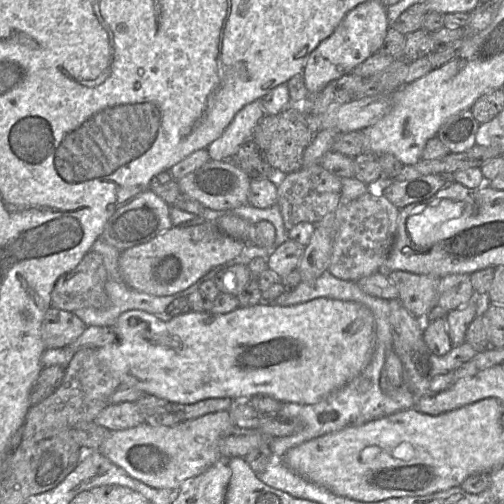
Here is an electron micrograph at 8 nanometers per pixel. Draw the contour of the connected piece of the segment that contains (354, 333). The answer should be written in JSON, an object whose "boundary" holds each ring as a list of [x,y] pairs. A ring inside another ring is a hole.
{"boundary":[[[324,297],[291,306],[280,306],[262,301],[254,306],[238,307],[226,314],[191,310],[188,313],[172,317],[168,314],[154,315],[143,310],[129,310],[116,320],[114,331],[115,341],[98,349],[100,360],[118,376],[120,383],[137,388],[144,394],[151,394],[177,404],[193,404],[212,398],[231,398],[236,402],[248,402],[255,395],[270,396],[281,403],[315,404],[349,383],[362,372],[372,357],[375,342],[375,320],[368,307],[357,302]]]}

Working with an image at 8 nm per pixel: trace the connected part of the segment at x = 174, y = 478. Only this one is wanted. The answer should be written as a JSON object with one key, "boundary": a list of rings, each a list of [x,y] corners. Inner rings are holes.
{"boundary":[[[229,411],[209,413],[193,420],[182,421],[173,427],[143,422],[133,428],[111,431],[99,451],[131,477],[146,485],[177,492],[187,480],[218,461],[225,460],[220,454],[219,442],[235,429]]]}

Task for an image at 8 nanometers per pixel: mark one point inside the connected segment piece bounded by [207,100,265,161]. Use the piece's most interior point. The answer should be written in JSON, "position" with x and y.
{"position":[242,127]}

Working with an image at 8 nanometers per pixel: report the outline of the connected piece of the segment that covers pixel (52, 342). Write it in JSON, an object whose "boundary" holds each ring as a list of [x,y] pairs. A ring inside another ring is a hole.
{"boundary":[[[50,307],[41,325],[46,349],[62,348],[76,340],[88,326],[74,313]]]}

